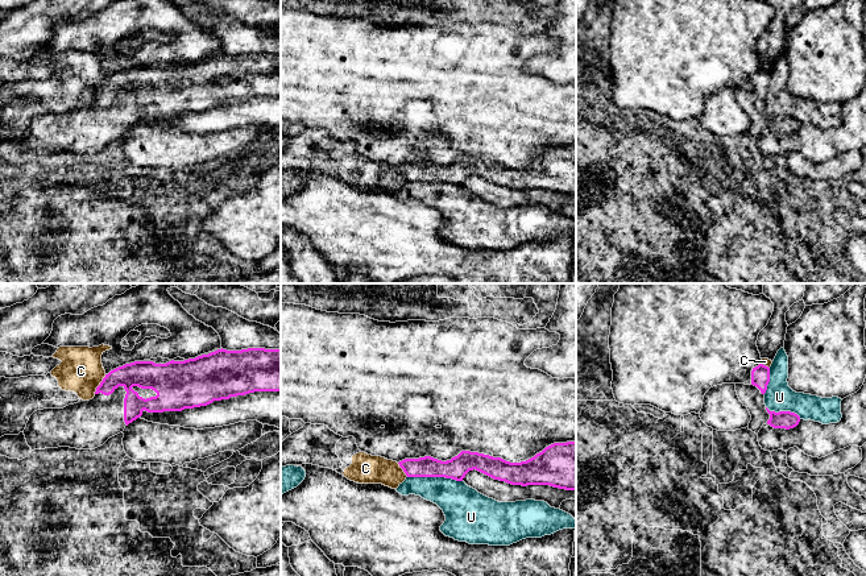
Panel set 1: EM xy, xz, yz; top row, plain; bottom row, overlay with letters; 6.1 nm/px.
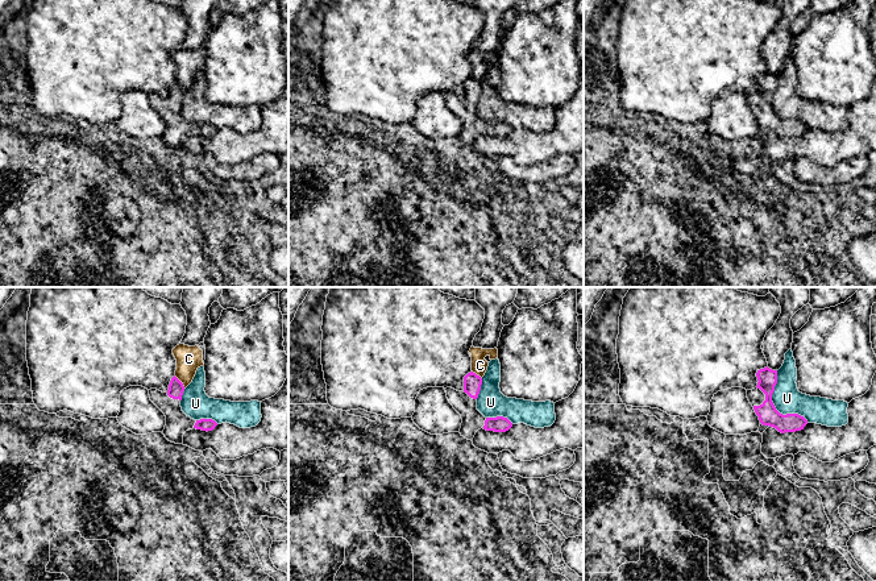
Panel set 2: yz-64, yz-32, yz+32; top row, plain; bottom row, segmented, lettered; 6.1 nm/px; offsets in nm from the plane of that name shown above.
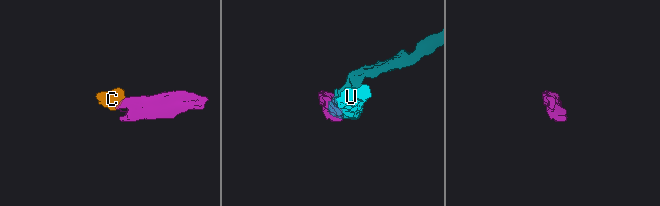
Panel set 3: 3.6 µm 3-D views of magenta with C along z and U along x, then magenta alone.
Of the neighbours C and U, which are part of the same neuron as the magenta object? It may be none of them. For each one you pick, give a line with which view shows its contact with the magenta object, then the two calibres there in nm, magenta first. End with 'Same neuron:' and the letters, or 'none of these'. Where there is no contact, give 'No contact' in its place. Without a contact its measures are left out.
Same neuron: none of these

